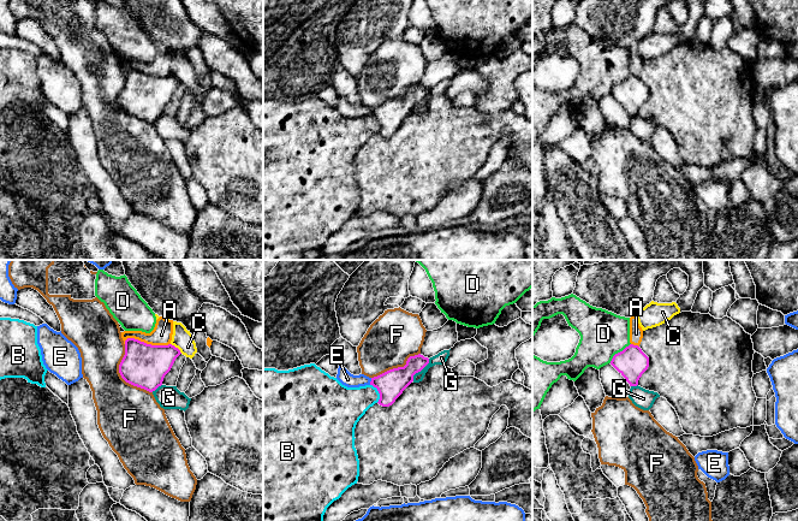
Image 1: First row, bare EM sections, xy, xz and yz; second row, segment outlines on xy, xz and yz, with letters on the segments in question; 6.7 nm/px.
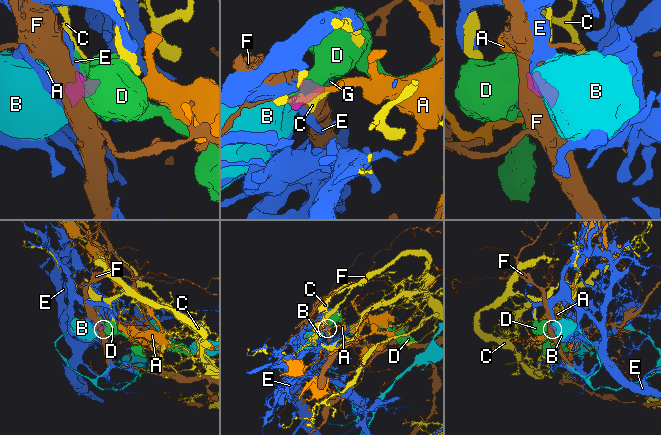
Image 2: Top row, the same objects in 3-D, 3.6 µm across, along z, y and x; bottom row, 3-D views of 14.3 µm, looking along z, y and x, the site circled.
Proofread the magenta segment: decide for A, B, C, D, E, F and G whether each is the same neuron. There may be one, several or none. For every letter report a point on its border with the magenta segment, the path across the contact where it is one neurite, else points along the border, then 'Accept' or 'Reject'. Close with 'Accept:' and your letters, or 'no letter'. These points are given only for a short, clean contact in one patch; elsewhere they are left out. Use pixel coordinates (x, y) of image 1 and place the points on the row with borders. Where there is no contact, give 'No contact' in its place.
A: Touches magenta at xy (146, 343). Reject
B: Touches magenta at xz (379, 392). Boundary: xz (370, 384), (379, 394), (377, 402). Reject
C: Touches magenta at xy (177, 348). Boundary: xy (171, 343), (182, 353). Reject
D: Touches magenta at yz (618, 353). Boundary: yz (630, 343), (618, 351), (609, 362). Reject
E: Touches magenta at xz (370, 382). Accept
F: Touches magenta at xy (120, 374). Reject
G: Touches magenta at xz (420, 371). Boundary: xz (429, 359), (414, 376), (412, 380). Reject
Accept: E

